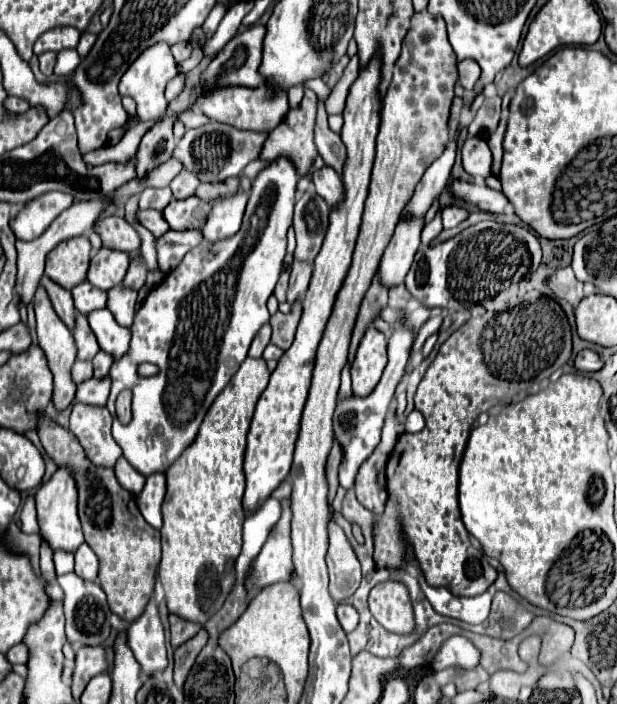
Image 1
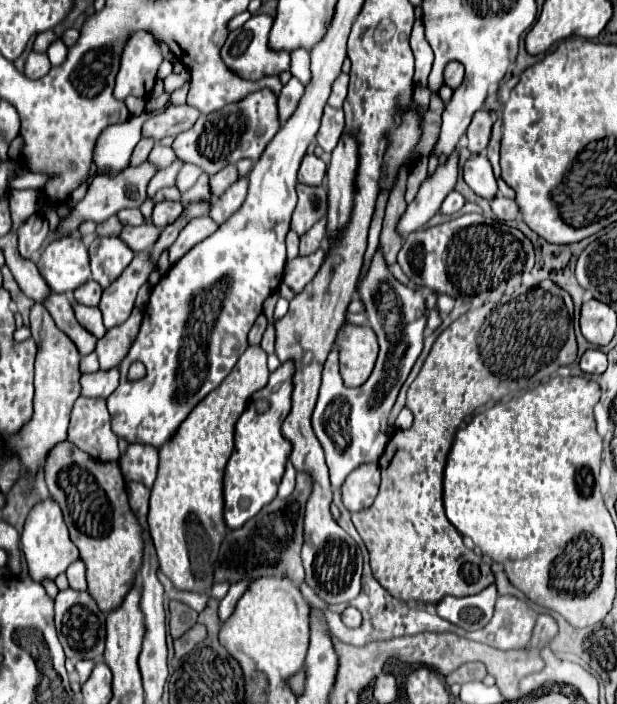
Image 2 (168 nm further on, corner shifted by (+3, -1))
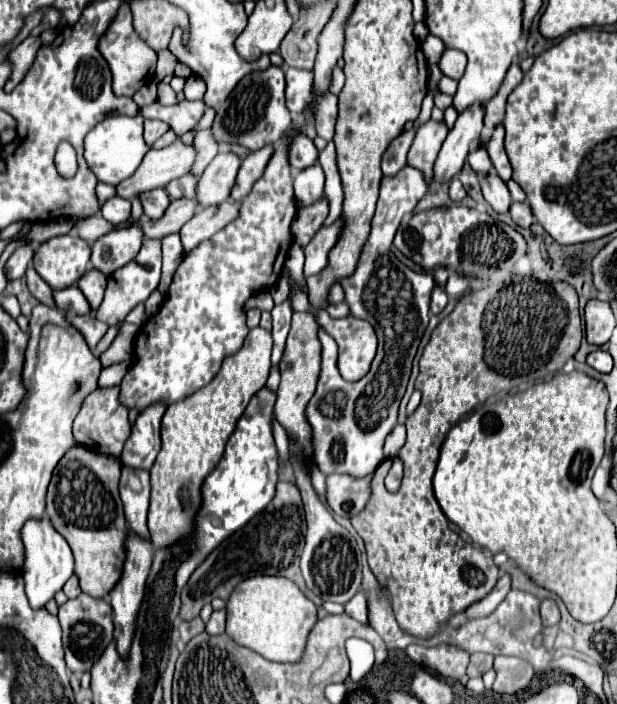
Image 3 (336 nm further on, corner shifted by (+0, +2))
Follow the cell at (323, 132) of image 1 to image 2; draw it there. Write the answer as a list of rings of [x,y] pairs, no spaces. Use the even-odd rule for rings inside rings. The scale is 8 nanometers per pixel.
[[[306,50],[290,52],[290,74],[296,76],[302,84],[310,82],[310,54]]]

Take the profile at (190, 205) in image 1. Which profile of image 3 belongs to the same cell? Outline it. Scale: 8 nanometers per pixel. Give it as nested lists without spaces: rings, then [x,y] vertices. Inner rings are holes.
[[[153,189],[153,191],[147,191],[145,195],[139,197],[141,203],[143,203],[143,209],[145,209],[145,215],[149,219],[161,219],[161,215],[165,215],[171,199],[167,195],[165,189]]]

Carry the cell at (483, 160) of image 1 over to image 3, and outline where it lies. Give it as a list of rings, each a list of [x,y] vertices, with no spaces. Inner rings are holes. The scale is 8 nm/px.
[[[491,169],[487,175],[481,177],[481,191],[483,191],[483,197],[485,201],[499,213],[507,211],[509,209],[509,203],[511,203],[511,195],[509,195],[509,189],[505,185],[505,181]]]

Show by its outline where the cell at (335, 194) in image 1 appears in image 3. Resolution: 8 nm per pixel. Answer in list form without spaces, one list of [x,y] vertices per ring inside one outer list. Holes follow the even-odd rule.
[[[297,135],[289,147],[289,161],[295,171],[303,171],[307,167],[313,167],[319,159],[319,151],[313,145],[313,141],[307,135]]]

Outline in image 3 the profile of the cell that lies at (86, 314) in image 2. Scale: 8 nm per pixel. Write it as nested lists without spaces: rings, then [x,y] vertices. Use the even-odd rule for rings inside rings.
[[[67,287],[65,291],[55,291],[55,303],[57,309],[61,309],[61,313],[73,313],[73,315],[91,313],[91,307],[79,287]]]

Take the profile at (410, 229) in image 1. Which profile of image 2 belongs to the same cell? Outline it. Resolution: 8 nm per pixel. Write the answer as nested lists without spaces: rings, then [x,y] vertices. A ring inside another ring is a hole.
[[[454,150],[444,162],[440,162],[432,176],[426,176],[418,196],[414,198],[414,202],[408,204],[404,216],[398,222],[400,236],[420,230],[440,210],[444,198],[454,190],[456,178],[458,178],[458,150]]]

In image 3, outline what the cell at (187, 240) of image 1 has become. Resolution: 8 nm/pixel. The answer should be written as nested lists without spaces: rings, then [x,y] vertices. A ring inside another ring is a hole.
[[[231,201],[209,207],[209,209],[201,209],[199,213],[195,213],[179,231],[185,251],[191,251],[201,241],[211,239],[229,221],[233,221],[237,217],[237,213],[239,213],[239,203],[231,203]]]

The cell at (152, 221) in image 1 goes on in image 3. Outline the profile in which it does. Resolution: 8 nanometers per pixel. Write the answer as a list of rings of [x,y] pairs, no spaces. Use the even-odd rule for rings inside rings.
[[[113,197],[113,199],[109,199],[109,201],[101,207],[101,215],[103,215],[109,223],[113,223],[113,225],[123,223],[123,221],[127,221],[127,219],[131,217],[131,203],[129,203],[127,199]]]

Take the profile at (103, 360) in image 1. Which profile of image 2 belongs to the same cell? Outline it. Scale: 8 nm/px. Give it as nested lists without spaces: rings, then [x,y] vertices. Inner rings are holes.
[[[134,308],[130,318],[124,324],[110,328],[98,340],[96,352],[98,352],[98,360],[100,360],[102,370],[114,368],[122,362],[122,358],[128,354],[128,350],[132,346],[132,340],[136,338],[136,334],[140,330],[140,322],[142,322],[142,312],[138,308]]]

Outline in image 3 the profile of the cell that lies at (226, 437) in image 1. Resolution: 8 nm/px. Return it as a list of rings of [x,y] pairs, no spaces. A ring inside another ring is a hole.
[[[255,327],[249,331],[241,351],[235,355],[229,355],[223,361],[221,371],[217,373],[213,383],[209,383],[201,391],[189,395],[189,399],[183,399],[181,403],[175,403],[173,407],[169,407],[165,411],[163,421],[161,421],[163,447],[161,447],[157,461],[151,469],[151,507],[149,507],[149,521],[147,521],[149,533],[151,533],[151,543],[155,549],[167,549],[173,543],[179,543],[183,539],[189,539],[189,535],[193,535],[197,511],[201,509],[201,501],[203,501],[201,487],[203,487],[207,475],[221,461],[225,445],[235,429],[237,419],[243,415],[249,399],[265,385],[269,367],[271,367],[271,333],[261,327]]]

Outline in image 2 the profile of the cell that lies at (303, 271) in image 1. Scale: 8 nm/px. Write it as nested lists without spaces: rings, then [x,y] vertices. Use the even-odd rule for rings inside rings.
[[[322,218],[322,222],[316,222],[306,234],[300,236],[300,256],[312,254],[316,252],[326,238],[326,218]]]

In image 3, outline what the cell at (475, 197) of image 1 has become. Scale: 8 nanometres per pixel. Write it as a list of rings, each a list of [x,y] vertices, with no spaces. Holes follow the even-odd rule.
[[[511,203],[509,215],[519,227],[529,227],[533,223],[533,213],[527,203]]]

